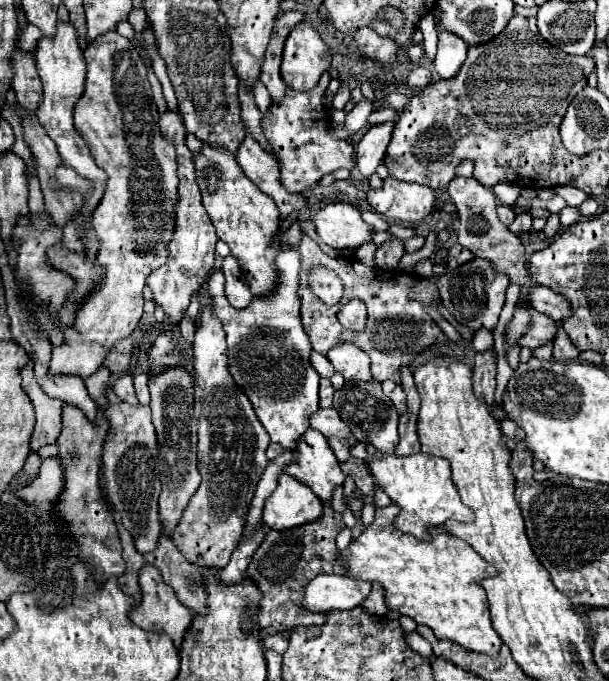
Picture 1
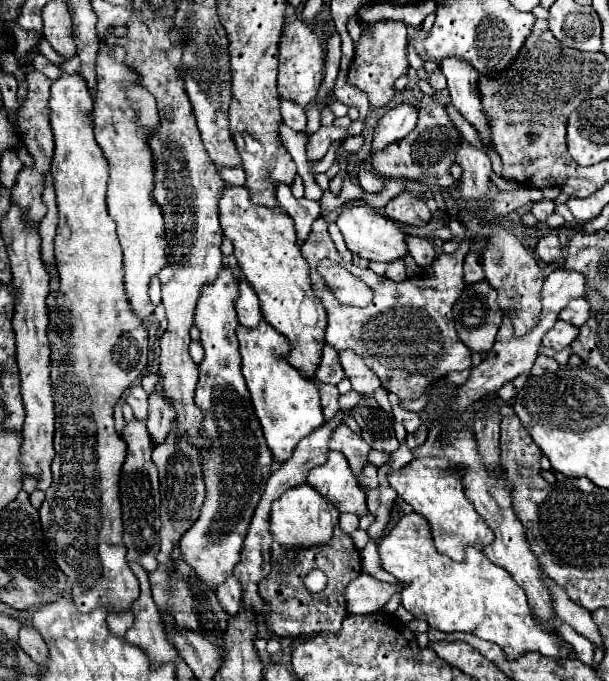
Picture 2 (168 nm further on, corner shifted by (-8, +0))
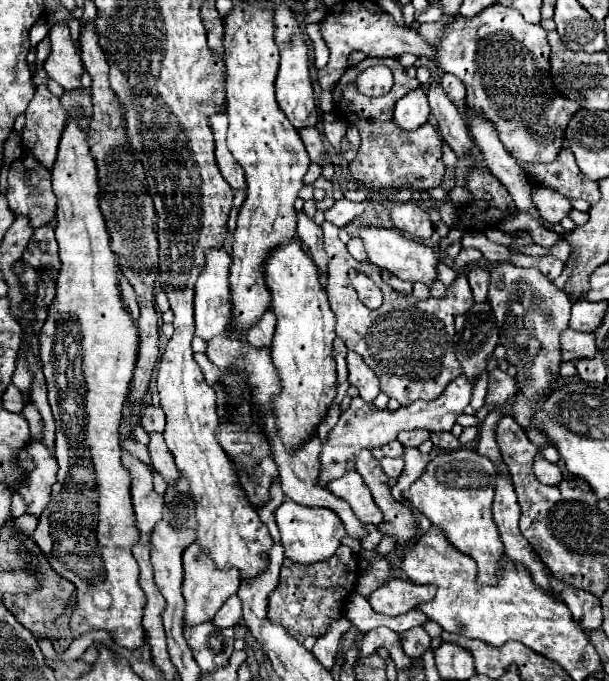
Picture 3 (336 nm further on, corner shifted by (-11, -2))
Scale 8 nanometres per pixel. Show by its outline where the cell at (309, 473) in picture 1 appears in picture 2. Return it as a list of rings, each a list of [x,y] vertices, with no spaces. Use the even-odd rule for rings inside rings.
[[[330,451],[328,463],[314,467],[308,475],[308,483],[320,491],[342,513],[356,513],[362,517],[366,511],[366,495],[358,485],[358,479],[348,467],[342,453]]]

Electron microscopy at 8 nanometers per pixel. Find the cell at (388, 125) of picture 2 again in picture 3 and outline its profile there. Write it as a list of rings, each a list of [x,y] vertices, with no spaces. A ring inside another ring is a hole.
[[[415,89],[397,101],[393,123],[405,131],[415,131],[423,123],[427,123],[429,117],[431,117],[431,109],[427,103],[427,95],[421,89]]]

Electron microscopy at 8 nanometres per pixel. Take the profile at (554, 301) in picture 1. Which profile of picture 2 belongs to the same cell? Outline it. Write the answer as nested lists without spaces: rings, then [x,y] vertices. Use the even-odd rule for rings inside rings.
[[[584,297],[574,299],[572,303],[568,303],[568,307],[560,313],[560,319],[566,323],[572,323],[576,327],[582,327],[582,323],[586,323],[590,317],[590,307],[588,301]]]

